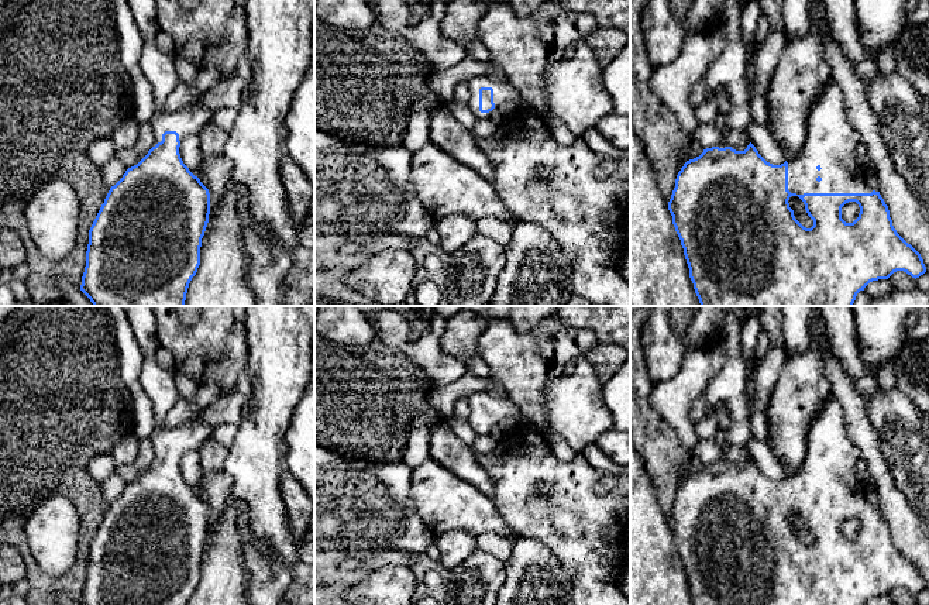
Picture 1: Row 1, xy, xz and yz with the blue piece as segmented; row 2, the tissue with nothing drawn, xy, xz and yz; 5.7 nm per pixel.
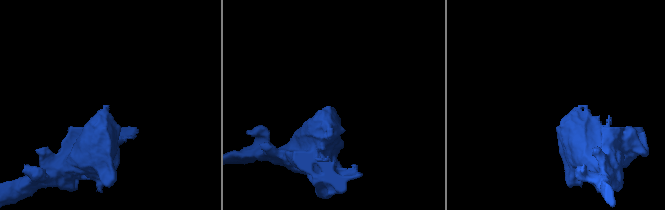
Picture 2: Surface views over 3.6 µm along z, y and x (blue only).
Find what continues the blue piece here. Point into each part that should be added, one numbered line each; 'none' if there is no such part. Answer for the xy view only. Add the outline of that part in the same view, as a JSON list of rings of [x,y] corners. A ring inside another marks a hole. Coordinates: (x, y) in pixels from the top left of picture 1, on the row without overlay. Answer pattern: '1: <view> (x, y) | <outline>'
1: xy (158, 384) | [[[121,306],[138,347],[142,351],[140,384],[154,409],[154,429],[149,434],[154,461],[162,457],[165,447],[176,447],[179,457],[199,447],[211,437],[213,427],[206,423],[164,427],[166,415],[179,401],[180,392],[175,385],[175,369],[161,368],[154,355],[159,348],[156,320],[151,306]]]

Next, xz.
1: xz (503, 409) | [[[476,392],[468,398],[468,412],[465,413],[467,420],[476,434],[489,434],[489,429],[479,427],[479,405],[492,403],[493,405],[493,419],[495,424],[506,419],[515,419],[520,423],[520,410],[510,399],[498,399],[486,392]]]

